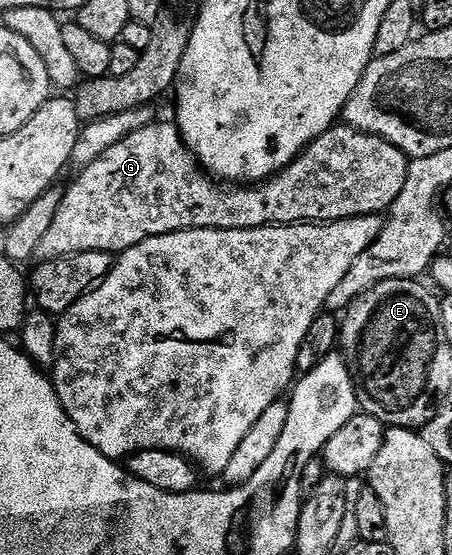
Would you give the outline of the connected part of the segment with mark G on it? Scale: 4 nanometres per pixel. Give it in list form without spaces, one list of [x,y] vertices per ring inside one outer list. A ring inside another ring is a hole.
[[[155,120],[149,122],[144,128],[132,132],[132,136],[124,136],[124,140],[120,140],[120,144],[112,144],[112,148],[108,148],[108,152],[104,152],[104,156],[100,156],[100,160],[92,160],[92,164],[81,167],[77,171],[78,179],[70,187],[65,187],[62,203],[59,210],[56,211],[56,217],[53,218],[48,232],[42,237],[37,257],[41,260],[52,260],[53,258],[72,256],[80,252],[108,252],[117,256],[123,250],[132,248],[152,236],[160,236],[168,232],[180,232],[181,230],[199,230],[200,228],[251,230],[261,226],[296,226],[299,222],[321,224],[324,222],[335,222],[336,220],[348,220],[356,216],[368,216],[369,214],[381,215],[383,212],[389,211],[390,205],[397,200],[400,192],[404,192],[404,180],[408,176],[410,164],[411,159],[407,158],[404,152],[400,152],[400,148],[396,148],[396,144],[388,144],[388,140],[384,140],[380,136],[353,130],[352,127],[345,124],[335,124],[331,126],[328,132],[324,132],[314,141],[312,145],[306,147],[298,157],[293,158],[273,178],[268,178],[265,182],[257,184],[219,184],[198,165],[197,158],[187,148],[186,141],[182,139],[182,134],[178,131],[177,125],[173,121],[161,122],[161,120]]]

